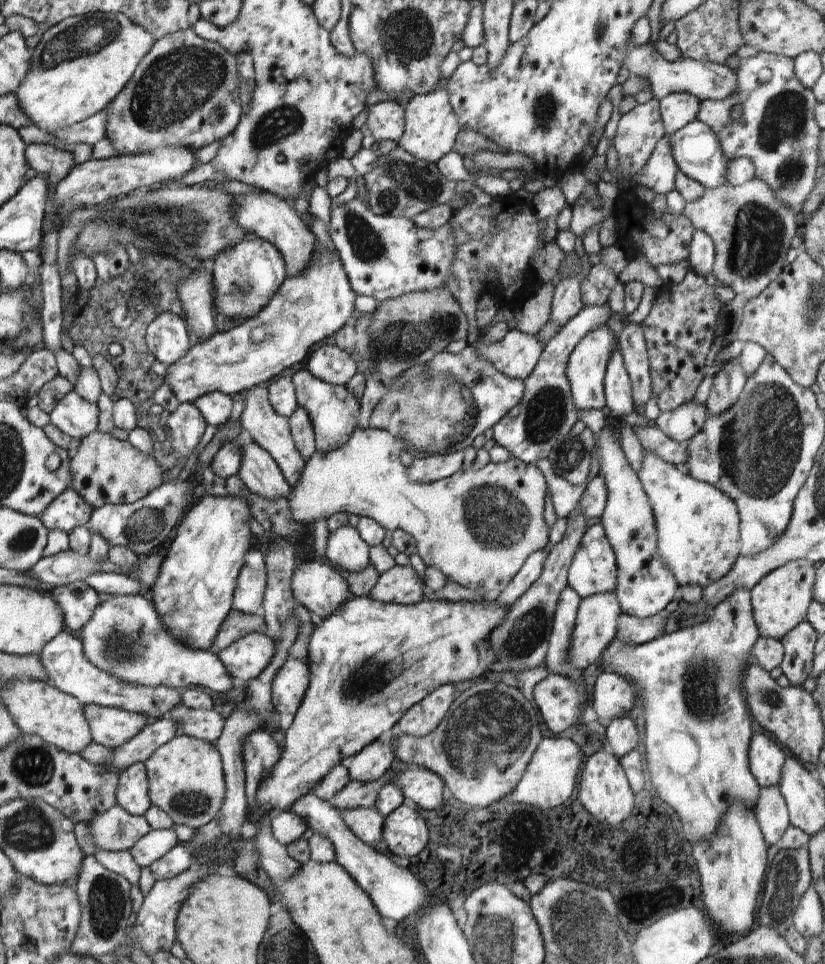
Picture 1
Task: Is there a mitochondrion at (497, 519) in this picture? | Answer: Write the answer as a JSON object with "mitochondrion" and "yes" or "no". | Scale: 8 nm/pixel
{"mitochondrion":"yes"}

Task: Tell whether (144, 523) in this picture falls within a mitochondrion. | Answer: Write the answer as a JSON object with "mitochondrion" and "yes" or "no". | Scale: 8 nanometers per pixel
{"mitochondrion":"yes"}

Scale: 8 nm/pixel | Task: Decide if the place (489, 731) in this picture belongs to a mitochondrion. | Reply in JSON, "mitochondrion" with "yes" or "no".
{"mitochondrion":"yes"}

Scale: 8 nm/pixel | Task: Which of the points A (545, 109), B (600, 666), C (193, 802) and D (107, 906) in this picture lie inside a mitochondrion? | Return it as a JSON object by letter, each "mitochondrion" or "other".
{"A":"mitochondrion","B":"other","C":"mitochondrion","D":"mitochondrion"}

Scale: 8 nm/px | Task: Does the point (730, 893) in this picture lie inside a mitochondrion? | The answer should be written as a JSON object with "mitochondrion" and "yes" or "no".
{"mitochondrion":"no"}

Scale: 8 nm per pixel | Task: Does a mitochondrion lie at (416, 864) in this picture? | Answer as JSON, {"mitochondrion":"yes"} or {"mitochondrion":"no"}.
{"mitochondrion":"no"}

